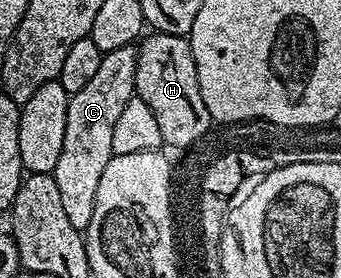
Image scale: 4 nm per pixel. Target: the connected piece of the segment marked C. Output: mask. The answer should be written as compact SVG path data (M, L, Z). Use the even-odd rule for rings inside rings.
M127 44L118 50L101 55L98 70L82 90L71 93L66 110L66 134L62 138L62 154L58 166L51 172L58 184L63 212L73 227L83 230L90 226L94 214L94 198L98 195L98 181L102 170L112 160L114 126L126 102L134 98L136 90L136 48Z

